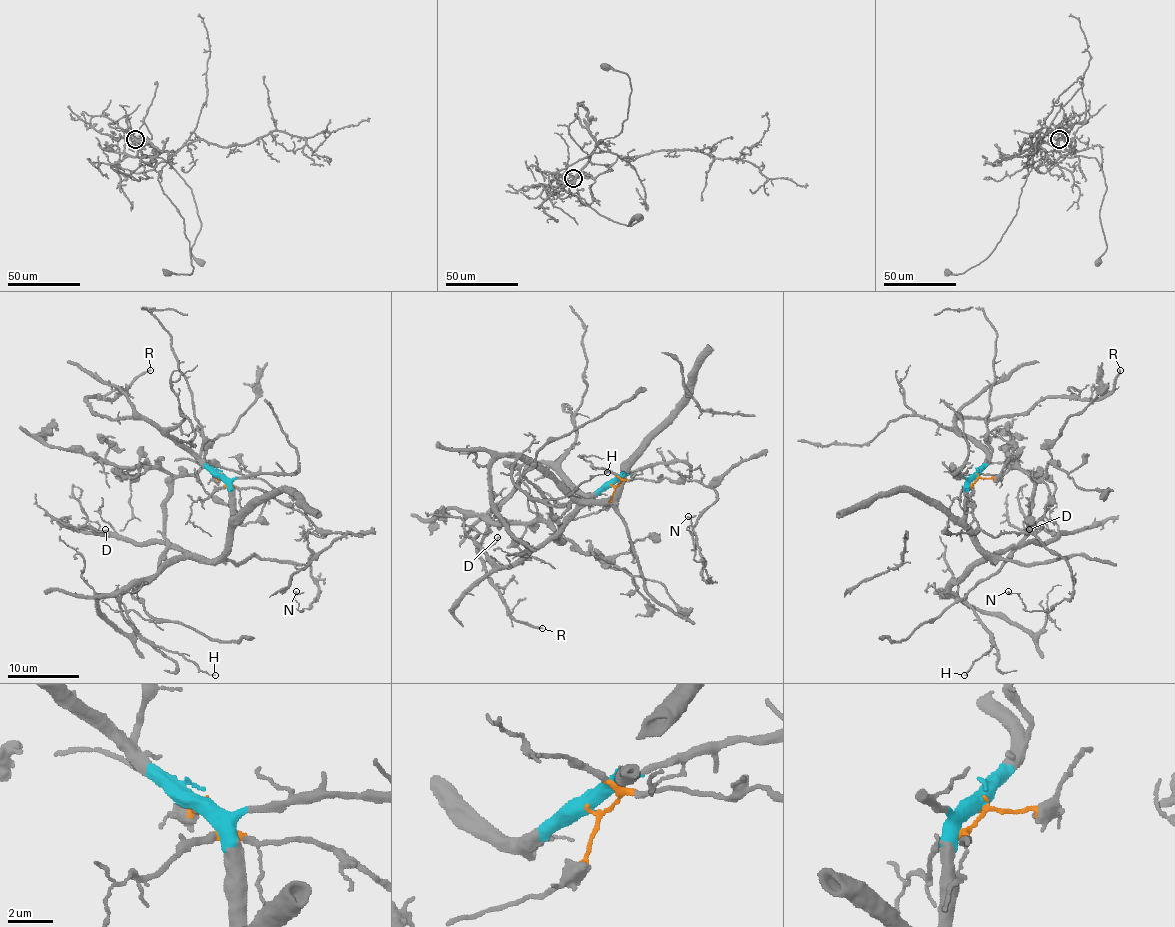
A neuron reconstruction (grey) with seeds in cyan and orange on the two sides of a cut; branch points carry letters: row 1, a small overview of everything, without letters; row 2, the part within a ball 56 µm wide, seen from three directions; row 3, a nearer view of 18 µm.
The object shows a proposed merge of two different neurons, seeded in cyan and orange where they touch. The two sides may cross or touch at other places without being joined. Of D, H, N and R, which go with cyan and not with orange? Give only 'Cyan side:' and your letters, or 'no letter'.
Cyan side: D, H, R

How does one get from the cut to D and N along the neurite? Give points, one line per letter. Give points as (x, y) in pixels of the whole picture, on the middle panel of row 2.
D: (611, 483), (623, 475), (609, 498), (589, 500), (553, 534), (510, 564), (500, 566), (485, 550), (498, 537)
N: (611, 483), (666, 478), (709, 485), (716, 500), (693, 528), (709, 580), (695, 557), (688, 516)

